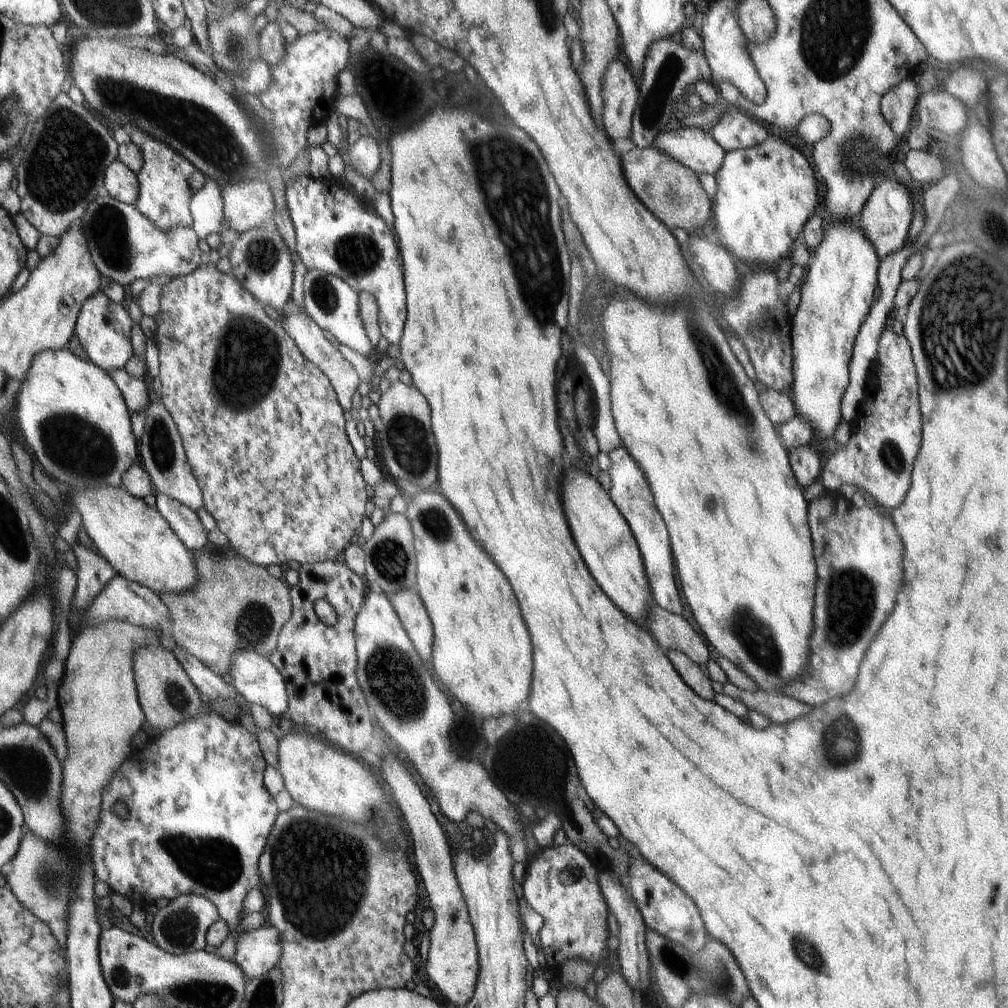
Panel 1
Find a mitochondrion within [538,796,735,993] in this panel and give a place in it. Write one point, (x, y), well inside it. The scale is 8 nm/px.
(672, 961)

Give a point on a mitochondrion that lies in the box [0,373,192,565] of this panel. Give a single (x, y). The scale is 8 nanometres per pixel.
(102, 449)

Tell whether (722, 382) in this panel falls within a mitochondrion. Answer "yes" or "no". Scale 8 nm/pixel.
yes

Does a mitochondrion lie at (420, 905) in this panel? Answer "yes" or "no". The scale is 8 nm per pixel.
no

